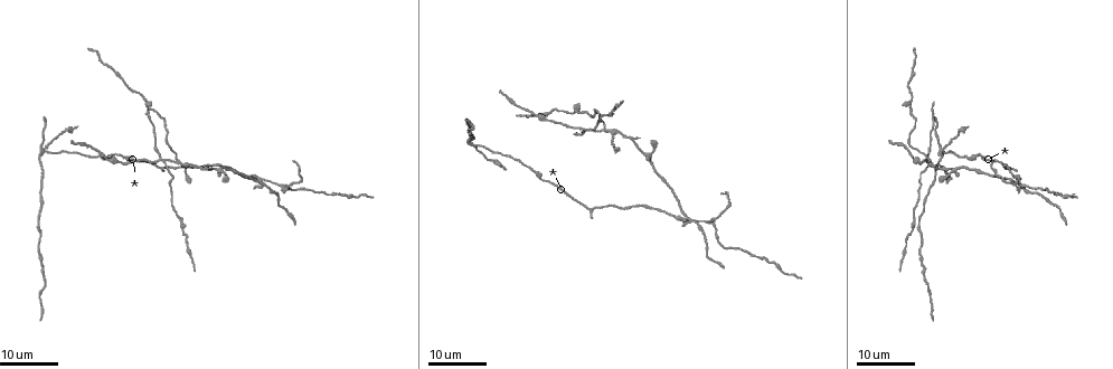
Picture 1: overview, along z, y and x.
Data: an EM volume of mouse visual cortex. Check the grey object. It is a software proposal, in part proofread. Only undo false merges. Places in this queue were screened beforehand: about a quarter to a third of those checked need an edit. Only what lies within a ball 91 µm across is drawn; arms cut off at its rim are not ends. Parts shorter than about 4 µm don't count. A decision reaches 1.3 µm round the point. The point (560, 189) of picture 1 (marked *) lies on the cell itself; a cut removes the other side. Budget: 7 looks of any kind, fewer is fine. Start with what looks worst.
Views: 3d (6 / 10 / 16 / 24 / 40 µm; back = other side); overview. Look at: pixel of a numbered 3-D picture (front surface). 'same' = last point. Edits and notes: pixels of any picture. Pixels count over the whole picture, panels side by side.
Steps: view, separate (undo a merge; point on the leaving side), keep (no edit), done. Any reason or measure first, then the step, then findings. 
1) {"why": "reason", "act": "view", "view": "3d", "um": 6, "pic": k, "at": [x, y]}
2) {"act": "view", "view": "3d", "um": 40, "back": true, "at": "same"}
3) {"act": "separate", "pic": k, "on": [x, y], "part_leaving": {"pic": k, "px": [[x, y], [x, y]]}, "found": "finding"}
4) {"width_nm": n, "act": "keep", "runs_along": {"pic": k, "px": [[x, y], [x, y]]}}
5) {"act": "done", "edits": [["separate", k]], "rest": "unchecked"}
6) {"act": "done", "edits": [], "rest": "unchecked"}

{"why": "looks like a crossing", "act": "view", "view": "3d", "um": 24, "pic": 1, "at": [945, 148]}

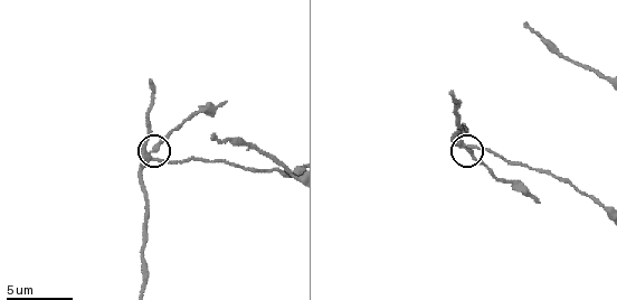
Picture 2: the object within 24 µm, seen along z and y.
{"act": "view", "view": "3d", "um": 10, "pic": 2, "at": [153, 152]}

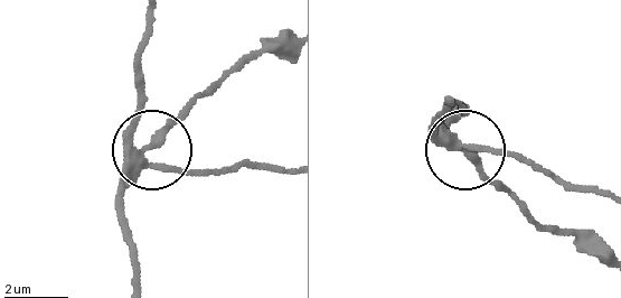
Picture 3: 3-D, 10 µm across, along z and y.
{"width_nm": 300, "act": "separate", "pic": 3, "on": [167, 123], "part_leaving": {"pic": 3, "px": [[140, 150], [225, 73], [257, 54], [290, 48]]}, "found": "a second cell is stuck on"}

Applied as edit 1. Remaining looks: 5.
{"why": "four or more arms meet", "act": "view", "view": "3d", "um": 24, "pic": 1, "at": [257, 183]}

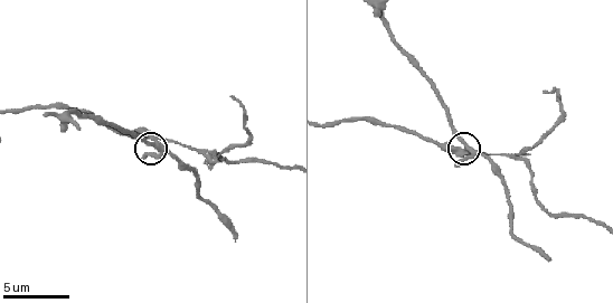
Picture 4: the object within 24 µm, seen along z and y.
{"act": "view", "view": "3d", "um": 6, "pic": 4, "at": [466, 145]}

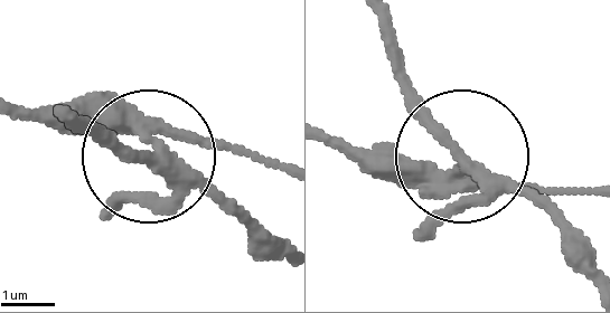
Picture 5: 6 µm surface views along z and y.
{"arms": 4, "act": "separate", "pic": 5, "on": [94, 140], "part_leaving": {"pic": 5, "px": [[460, 163], [388, 20]]}, "found": "a second cell is stuck on"}

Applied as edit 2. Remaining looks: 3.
{"why": "four-way junction", "act": "view", "view": "3d", "um": 6, "pic": 4, "at": [524, 157]}

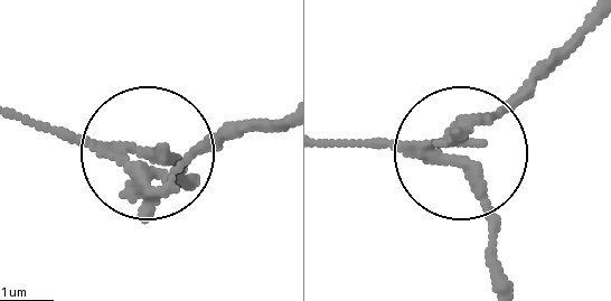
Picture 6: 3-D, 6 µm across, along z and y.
{"arms": 4, "act": "separate", "pic": 6, "on": [199, 150], "part_leaving": {"pic": 6, "px": [[127, 159], [162, 177], [282, 120]]}, "found": "a second cell is stuck on"}

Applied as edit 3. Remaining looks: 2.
{"why": "sudden change in width", "act": "view", "view": "3d", "um": 16, "pic": 1, "at": [341, 193]}

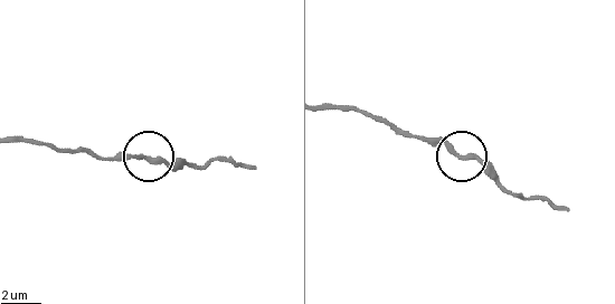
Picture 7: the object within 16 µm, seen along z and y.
{"act": "view", "view": "3d", "um": 6, "pic": 7, "at": [465, 157]}

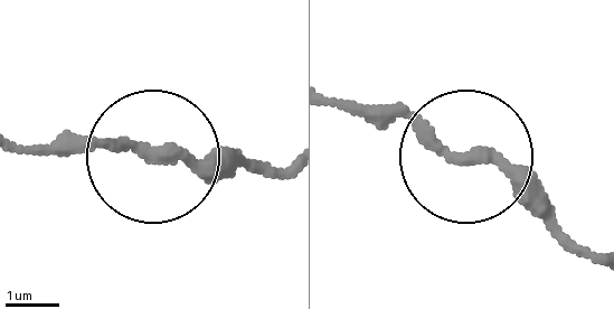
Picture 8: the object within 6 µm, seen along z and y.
{"act": "keep", "runs_along": {"pic": 8, "px": [[336, 100], [403, 109], [497, 171], [572, 247]]}, "found": "all the same cell"}

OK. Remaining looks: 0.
{"act": "done", "edits": [["separate", 3], ["separate", 5], ["separate", 6]], "rest": "unchecked"}

